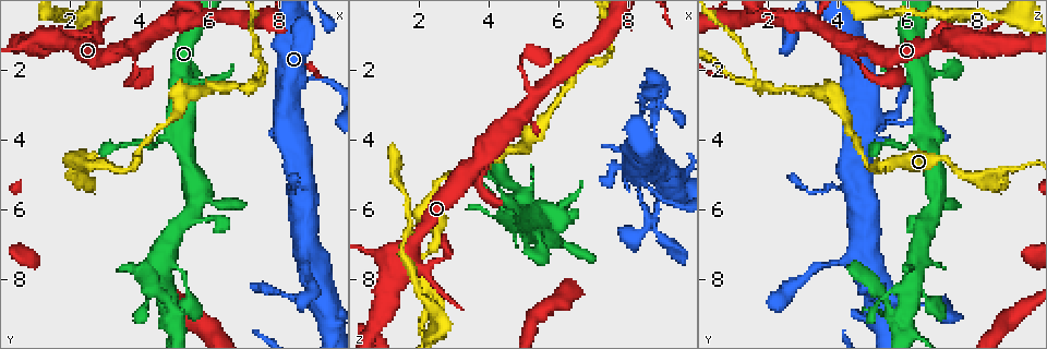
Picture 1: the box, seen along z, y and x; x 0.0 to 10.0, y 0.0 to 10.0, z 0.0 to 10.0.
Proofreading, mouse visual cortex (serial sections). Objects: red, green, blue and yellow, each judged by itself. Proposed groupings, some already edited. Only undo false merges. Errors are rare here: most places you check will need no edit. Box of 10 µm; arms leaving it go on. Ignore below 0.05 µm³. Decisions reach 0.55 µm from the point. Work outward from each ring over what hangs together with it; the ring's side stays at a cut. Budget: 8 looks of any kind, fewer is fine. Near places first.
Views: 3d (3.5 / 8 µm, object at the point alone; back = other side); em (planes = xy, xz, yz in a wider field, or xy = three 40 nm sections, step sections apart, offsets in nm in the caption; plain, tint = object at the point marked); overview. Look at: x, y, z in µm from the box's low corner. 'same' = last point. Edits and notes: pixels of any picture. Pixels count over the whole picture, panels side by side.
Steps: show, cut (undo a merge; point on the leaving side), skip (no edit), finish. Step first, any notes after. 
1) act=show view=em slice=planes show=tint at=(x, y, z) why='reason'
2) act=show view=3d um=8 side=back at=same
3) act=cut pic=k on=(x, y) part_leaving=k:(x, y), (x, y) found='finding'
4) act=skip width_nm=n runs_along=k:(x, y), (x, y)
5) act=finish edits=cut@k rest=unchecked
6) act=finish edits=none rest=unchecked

act=show view=3d um=3.5 at=(4.85, 9.30, 6.00) why='sudden change in width'

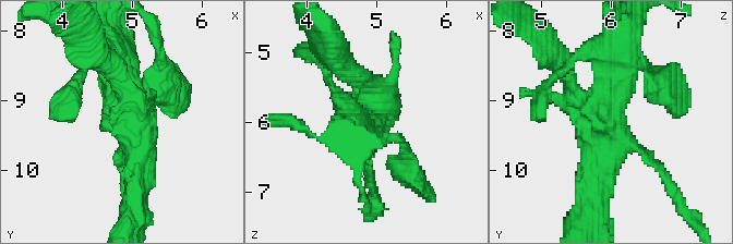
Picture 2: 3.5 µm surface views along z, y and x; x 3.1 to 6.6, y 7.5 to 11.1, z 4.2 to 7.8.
act=show view=em slice=planes show=tint at=(4.85, 9.40, 6.05)

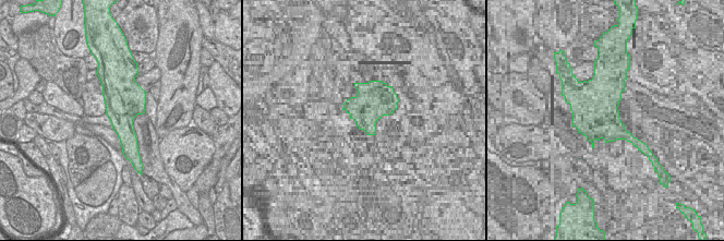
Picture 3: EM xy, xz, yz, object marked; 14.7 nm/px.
act=show view=em slice=xy step=3 show=tint at=same why='cut it another way'

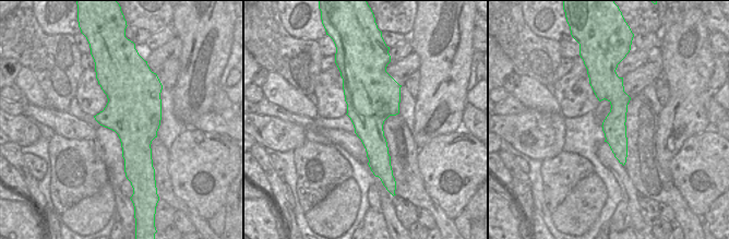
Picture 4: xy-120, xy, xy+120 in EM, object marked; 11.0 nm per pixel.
act=skip runs_along=2:(617, 68), (601, 111), (664, 168) found='one cell here'

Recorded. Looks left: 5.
act=show view=3d um=3.5 at=(7.40, 2.40, 1.70) why='three-way junction'

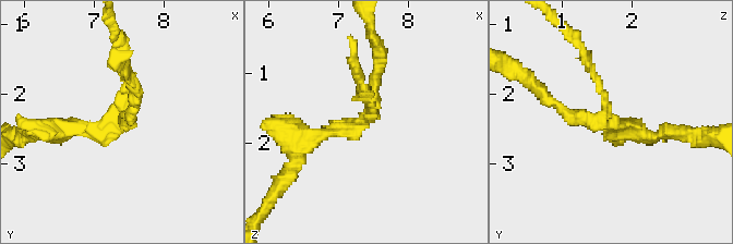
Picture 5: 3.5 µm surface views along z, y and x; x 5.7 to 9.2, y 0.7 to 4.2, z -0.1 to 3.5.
act=show view=em slice=xy step=1 show=tint at=(7.40, 2.40, 1.65) arms=3 arm_widths_nm=100,150,250

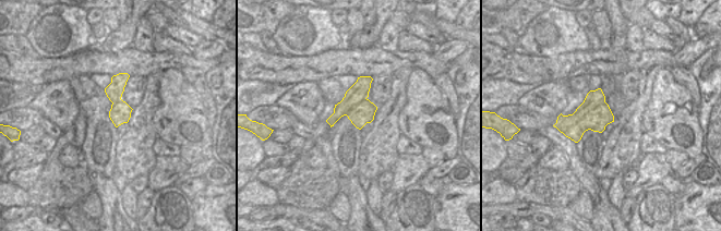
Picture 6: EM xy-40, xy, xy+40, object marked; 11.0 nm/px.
act=cut pic=5 on=(591, 69) border=6:(605, 102), (565, 130), (556, 128) found='two cells meet here'

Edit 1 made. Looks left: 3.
act=finish edits=cut@5 rest=unchecked

